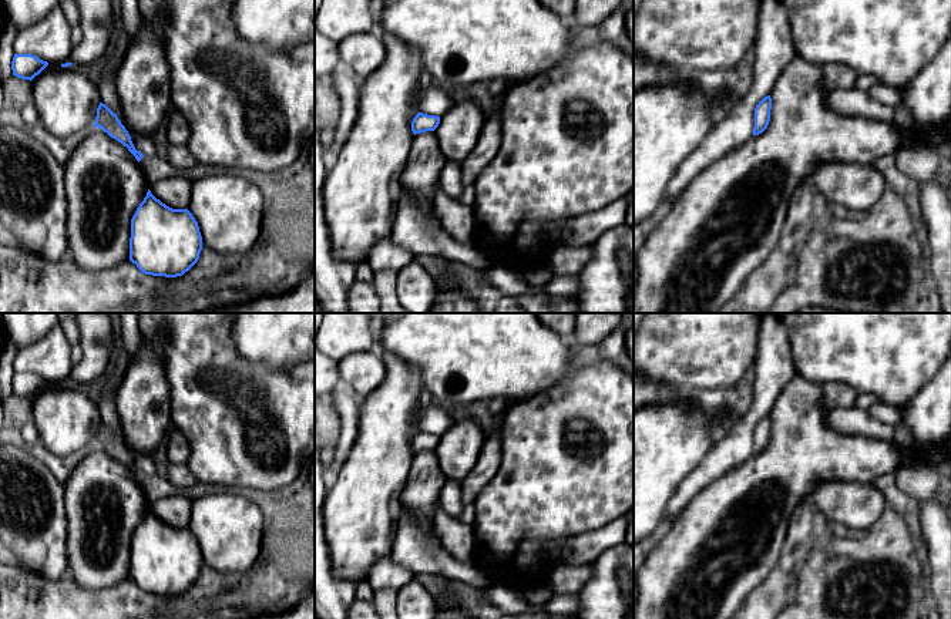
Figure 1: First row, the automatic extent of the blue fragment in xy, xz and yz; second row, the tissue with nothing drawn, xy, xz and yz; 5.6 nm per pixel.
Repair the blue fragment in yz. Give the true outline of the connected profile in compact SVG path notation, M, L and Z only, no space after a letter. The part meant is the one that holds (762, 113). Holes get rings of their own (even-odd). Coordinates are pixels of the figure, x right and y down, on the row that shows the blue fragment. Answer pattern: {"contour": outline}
{"contour": "M765 97L755 108L755 128L753 135L762 134L770 121L772 98Z"}

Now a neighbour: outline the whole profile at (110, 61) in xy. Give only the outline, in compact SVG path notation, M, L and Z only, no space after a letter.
M112 21L108 48L97 64L101 68L101 81L97 85L100 91L100 100L118 117L121 124L128 131L135 149L140 151L144 157L155 157L158 155L158 152L152 139L148 135L131 129L127 125L122 115L122 107L115 88L115 74L122 60L115 54L117 40L118 40L117 26L115 21Z

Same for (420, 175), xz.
M433 131L416 134L410 155L400 172L401 186L416 199L427 201L433 219L440 223L434 212L434 196L440 191L440 175L447 159L440 151L438 141Z

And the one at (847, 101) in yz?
M820 78L820 92L824 104L841 115L864 117L883 122L894 121L894 108L873 100L867 91L853 88L827 90Z

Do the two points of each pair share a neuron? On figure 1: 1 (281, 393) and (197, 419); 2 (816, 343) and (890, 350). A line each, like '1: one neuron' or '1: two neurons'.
1: one neuron
2: one neuron

